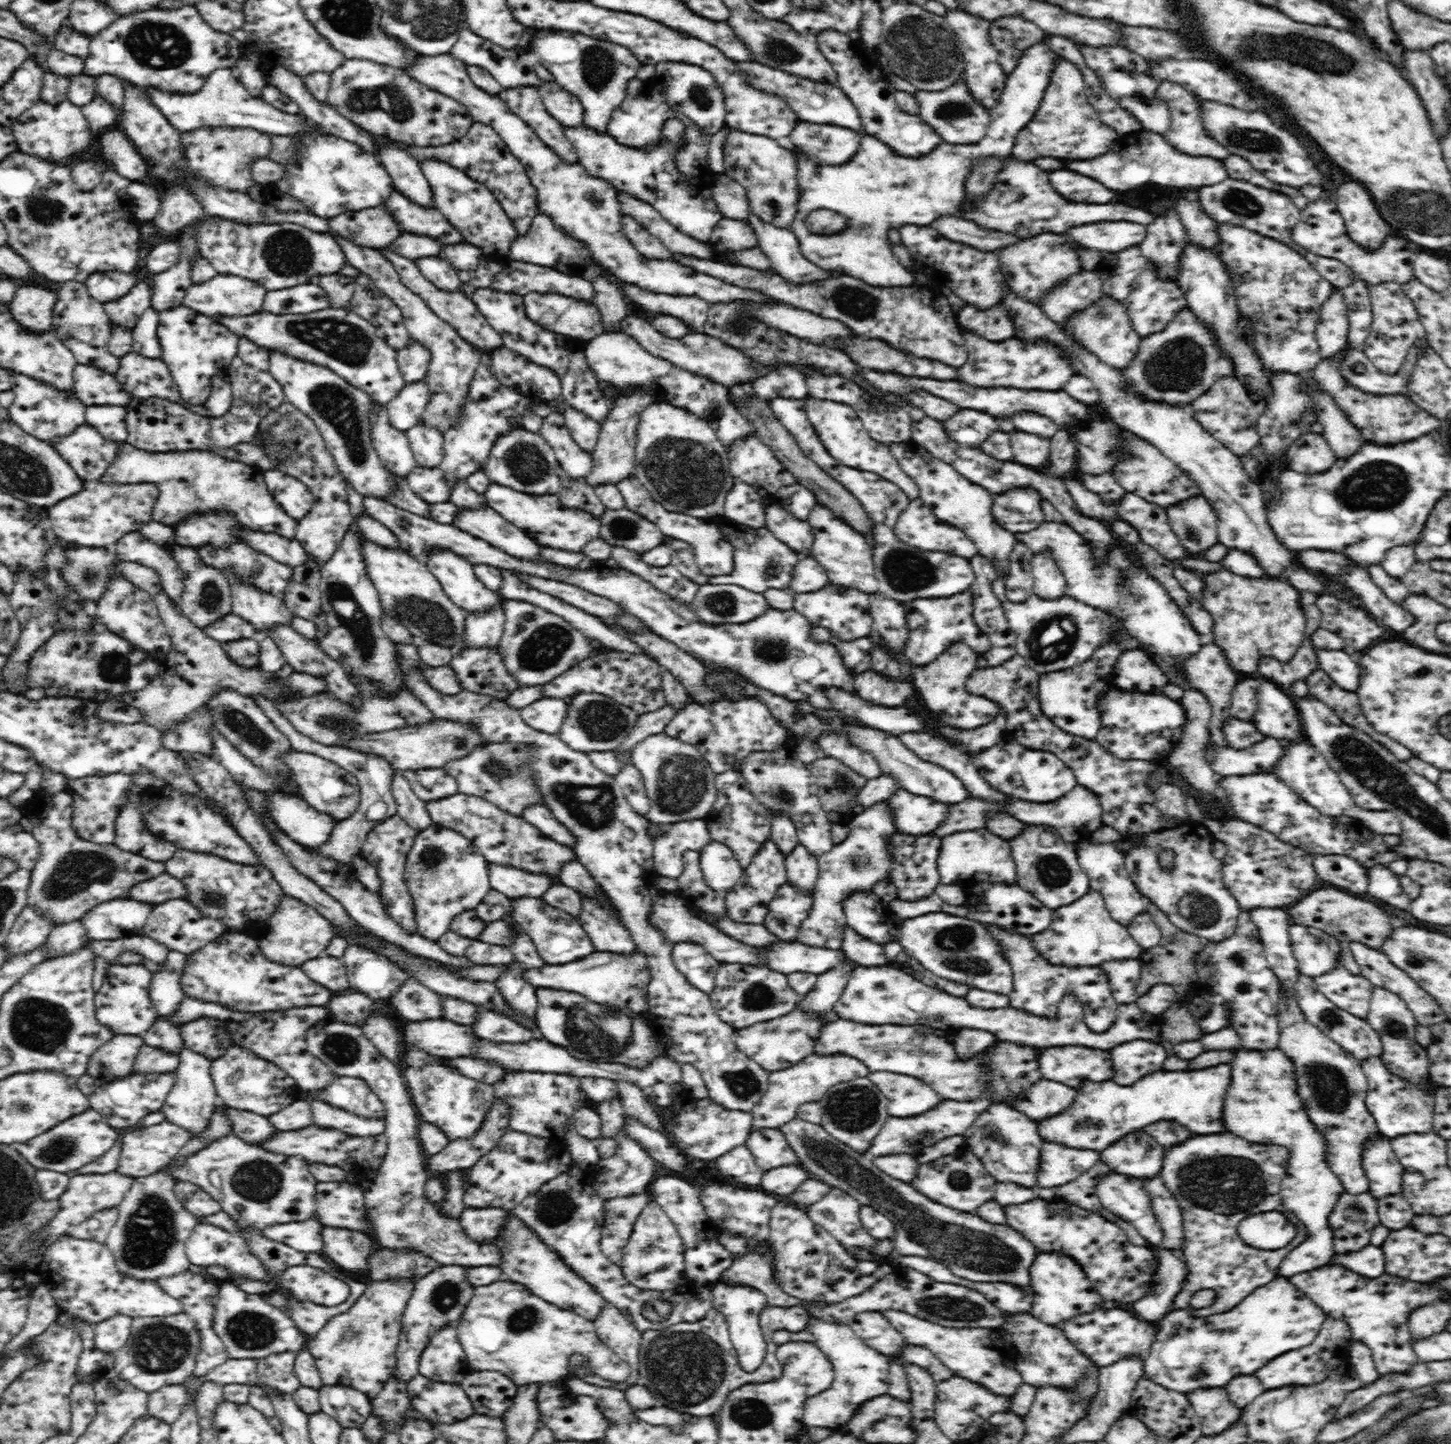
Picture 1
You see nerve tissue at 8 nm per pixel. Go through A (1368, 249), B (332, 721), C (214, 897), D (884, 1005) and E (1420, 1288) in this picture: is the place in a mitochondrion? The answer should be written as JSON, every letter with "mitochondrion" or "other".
{"A":"other","B":"mitochondrion","C":"mitochondrion","D":"other","E":"other"}

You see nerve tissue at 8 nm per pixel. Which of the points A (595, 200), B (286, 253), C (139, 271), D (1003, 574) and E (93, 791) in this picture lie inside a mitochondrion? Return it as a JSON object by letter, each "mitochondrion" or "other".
{"A":"other","B":"mitochondrion","C":"other","D":"other","E":"other"}

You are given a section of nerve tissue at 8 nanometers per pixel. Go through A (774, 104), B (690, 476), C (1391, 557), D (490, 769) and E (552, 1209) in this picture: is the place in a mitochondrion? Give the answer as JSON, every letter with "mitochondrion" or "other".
{"A":"other","B":"mitochondrion","C":"other","D":"mitochondrion","E":"mitochondrion"}

